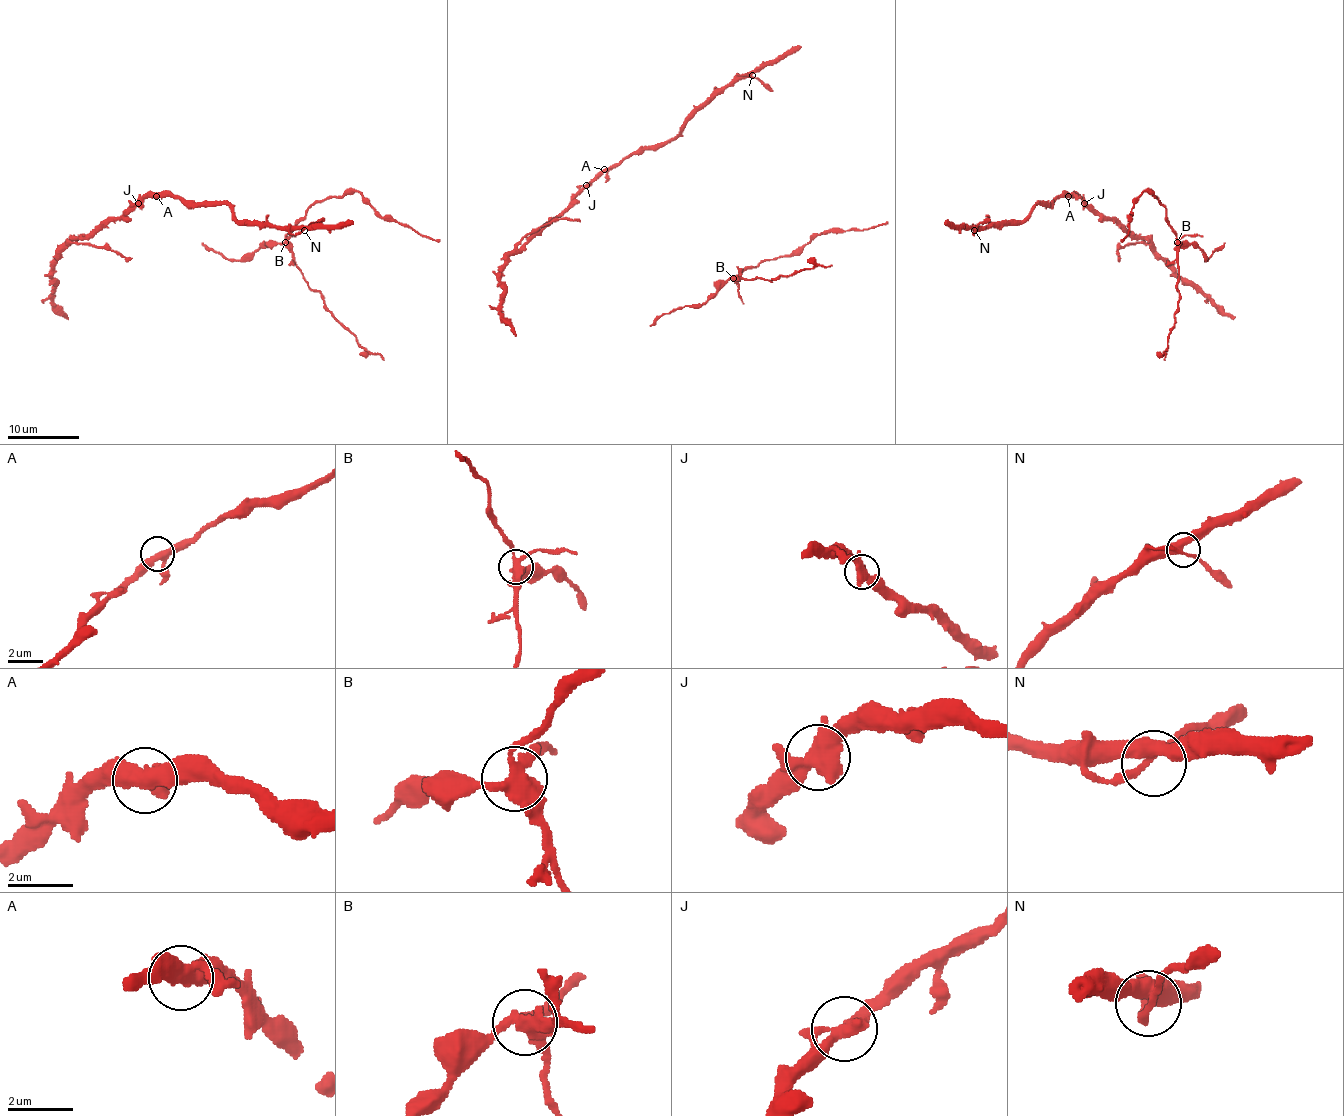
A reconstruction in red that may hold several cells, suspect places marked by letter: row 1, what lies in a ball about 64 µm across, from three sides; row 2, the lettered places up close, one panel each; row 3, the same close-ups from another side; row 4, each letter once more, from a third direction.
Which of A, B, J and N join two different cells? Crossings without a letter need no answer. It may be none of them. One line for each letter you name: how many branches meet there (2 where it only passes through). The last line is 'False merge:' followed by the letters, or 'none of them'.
B: Branches: 4
False merge: B

